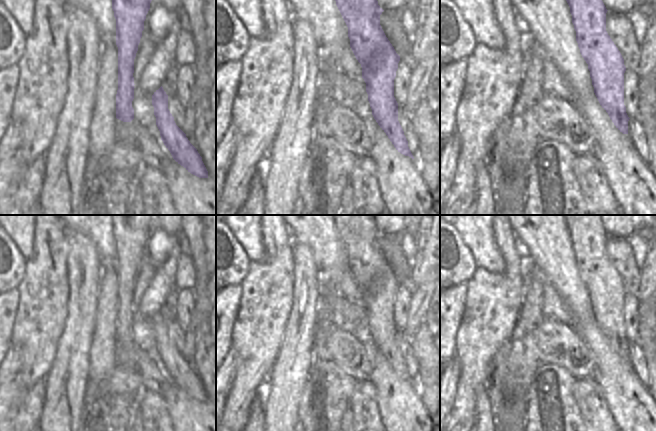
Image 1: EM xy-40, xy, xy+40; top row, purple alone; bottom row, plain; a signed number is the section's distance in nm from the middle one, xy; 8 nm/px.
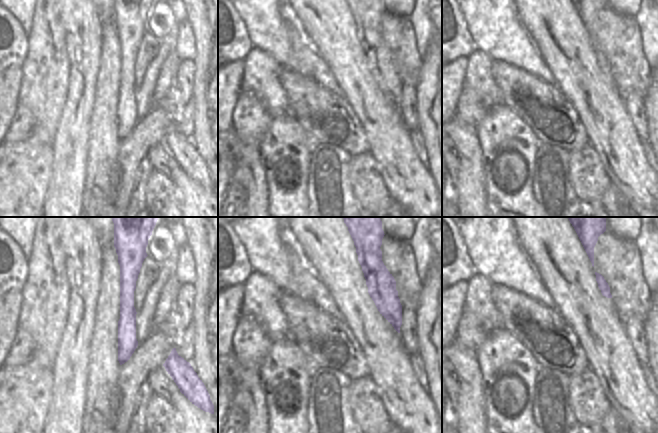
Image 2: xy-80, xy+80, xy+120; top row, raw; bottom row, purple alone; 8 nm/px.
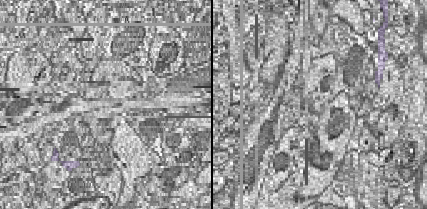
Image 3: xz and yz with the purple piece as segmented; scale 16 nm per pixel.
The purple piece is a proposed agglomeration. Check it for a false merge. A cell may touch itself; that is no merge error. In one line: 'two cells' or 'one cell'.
two cells

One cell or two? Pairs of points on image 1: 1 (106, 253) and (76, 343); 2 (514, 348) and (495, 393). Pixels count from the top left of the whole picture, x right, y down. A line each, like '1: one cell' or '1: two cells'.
1: two cells
2: one cell

